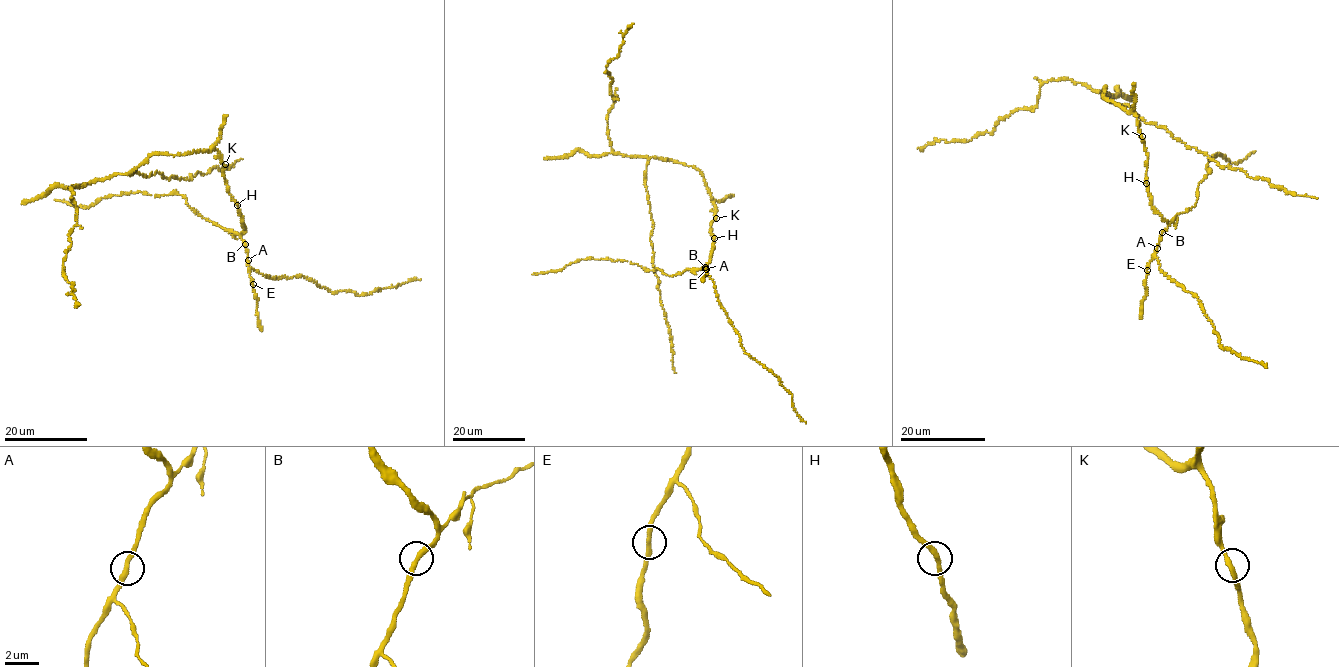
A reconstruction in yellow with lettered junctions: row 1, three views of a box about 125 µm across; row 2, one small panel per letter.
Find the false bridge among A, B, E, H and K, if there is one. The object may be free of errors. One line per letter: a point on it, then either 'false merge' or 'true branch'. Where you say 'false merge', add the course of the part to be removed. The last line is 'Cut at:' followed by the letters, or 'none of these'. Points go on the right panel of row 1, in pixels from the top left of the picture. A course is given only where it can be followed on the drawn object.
A: place (1157, 248); true branch
B: place (1162, 232); true branch
E: place (1147, 270); true branch
H: place (1146, 183); true branch
K: place (1142, 136); true branch
Cut at: none of these

